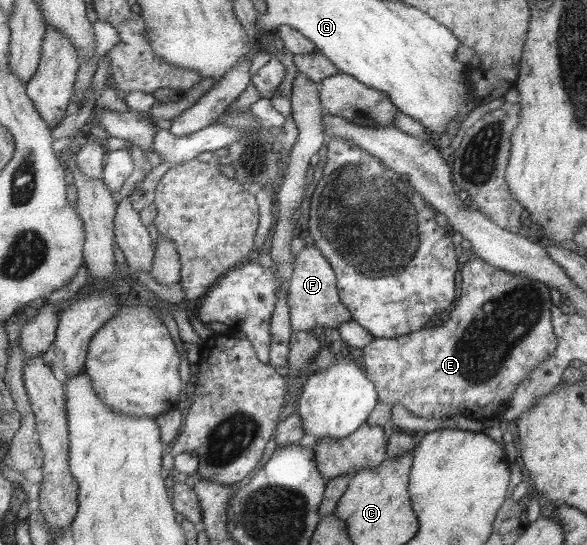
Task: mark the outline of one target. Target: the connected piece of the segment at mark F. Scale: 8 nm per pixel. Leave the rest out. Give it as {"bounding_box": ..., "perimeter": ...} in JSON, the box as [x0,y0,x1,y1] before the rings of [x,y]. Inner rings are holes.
{"bounding_box":[287,246,351,333],"perimeter":[[[304,246],[295,257],[295,264],[287,279],[287,306],[291,333],[310,331],[316,325],[338,328],[351,320],[350,311],[338,295],[337,277],[333,268],[314,246]]]}

